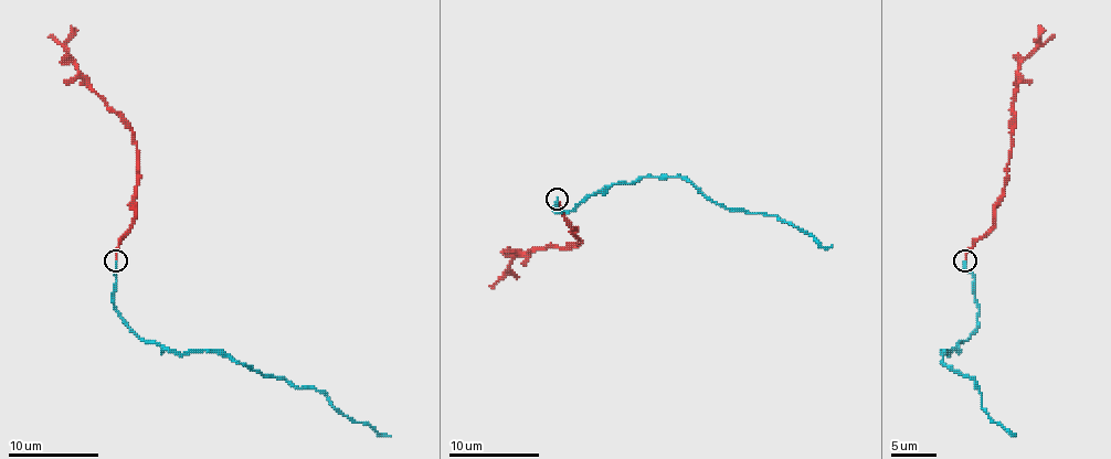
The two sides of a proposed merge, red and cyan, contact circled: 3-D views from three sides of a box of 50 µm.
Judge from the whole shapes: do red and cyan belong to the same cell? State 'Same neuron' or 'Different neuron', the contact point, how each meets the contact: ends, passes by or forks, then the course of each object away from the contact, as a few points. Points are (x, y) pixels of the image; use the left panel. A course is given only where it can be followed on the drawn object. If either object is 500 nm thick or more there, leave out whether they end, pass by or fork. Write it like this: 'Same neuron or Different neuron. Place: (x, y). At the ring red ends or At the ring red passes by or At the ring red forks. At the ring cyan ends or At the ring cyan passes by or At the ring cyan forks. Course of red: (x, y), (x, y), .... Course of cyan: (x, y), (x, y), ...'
Same neuron. Place: (115, 260). At the ring red ends. At the ring cyan ends. Course of red: (116, 262), (118, 241), (131, 225), (136, 187), (134, 132), (50, 34). Course of cyan: (116, 262), (116, 311), (141, 339), (189, 354), (223, 350), (286, 382), (320, 391), (346, 415), (391, 436)

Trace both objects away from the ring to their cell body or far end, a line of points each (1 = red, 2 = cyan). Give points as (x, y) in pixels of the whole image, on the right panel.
1: (965, 262), (965, 253), (993, 225), (995, 202), (1004, 187), (1020, 64), (1054, 34)
2: (965, 262), (974, 279), (977, 329), (950, 354), (943, 350), (943, 361), (974, 382), (988, 415), (1011, 436)

